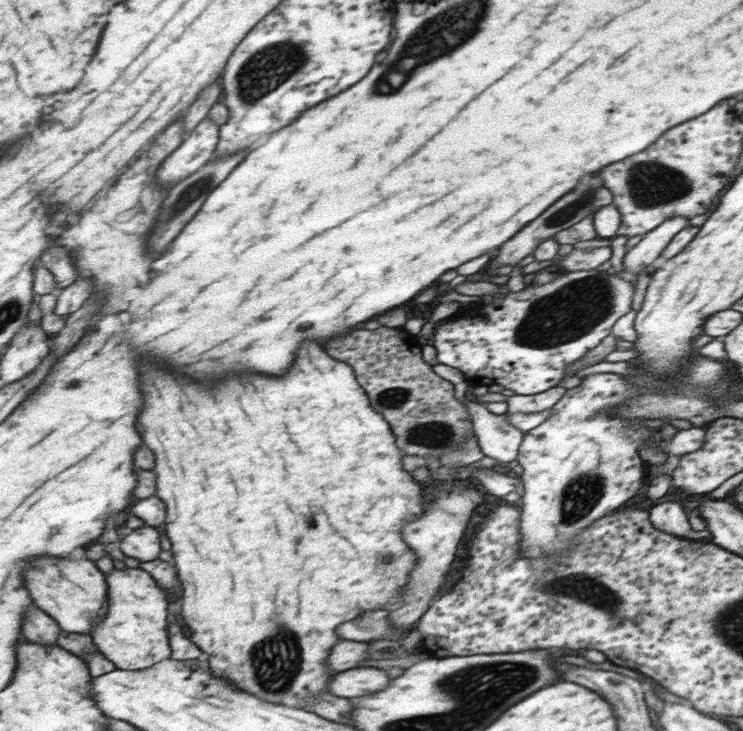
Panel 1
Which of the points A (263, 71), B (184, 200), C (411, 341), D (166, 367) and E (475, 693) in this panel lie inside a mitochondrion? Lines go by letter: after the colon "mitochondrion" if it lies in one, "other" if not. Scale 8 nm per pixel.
A: mitochondrion
B: mitochondrion
C: other
D: other
E: mitochondrion

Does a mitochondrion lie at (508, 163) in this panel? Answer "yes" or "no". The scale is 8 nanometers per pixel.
no

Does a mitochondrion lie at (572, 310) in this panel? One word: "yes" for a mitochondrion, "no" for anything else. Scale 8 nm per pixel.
yes

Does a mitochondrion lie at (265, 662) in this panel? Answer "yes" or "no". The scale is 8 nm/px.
yes

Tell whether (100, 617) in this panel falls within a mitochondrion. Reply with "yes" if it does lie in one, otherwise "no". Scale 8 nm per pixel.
no

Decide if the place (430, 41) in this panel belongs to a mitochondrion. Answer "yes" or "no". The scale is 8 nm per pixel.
yes

